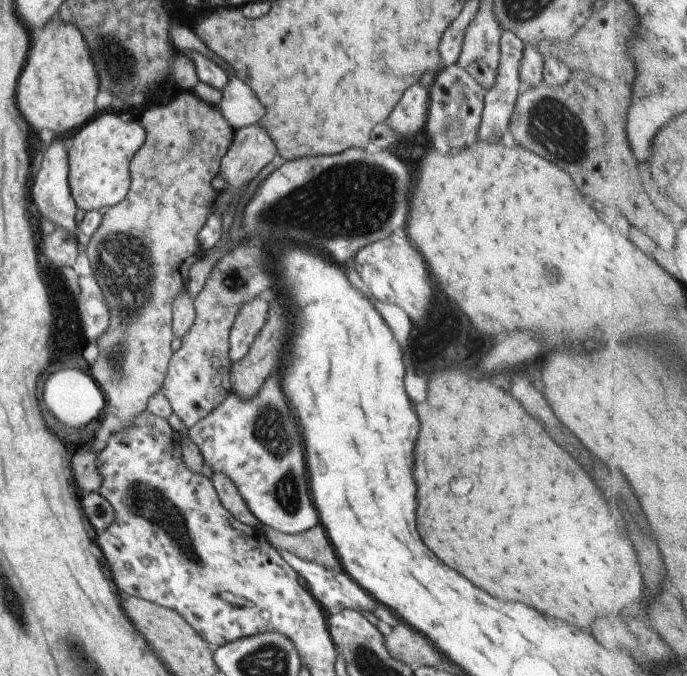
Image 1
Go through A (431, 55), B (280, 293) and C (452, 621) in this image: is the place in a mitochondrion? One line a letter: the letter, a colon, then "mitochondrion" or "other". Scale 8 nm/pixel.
A: other
B: other
C: other

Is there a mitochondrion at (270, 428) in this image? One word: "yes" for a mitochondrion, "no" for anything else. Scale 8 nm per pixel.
yes

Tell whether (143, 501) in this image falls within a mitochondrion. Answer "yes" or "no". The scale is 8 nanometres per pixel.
yes

